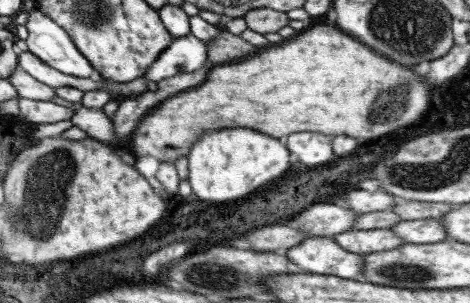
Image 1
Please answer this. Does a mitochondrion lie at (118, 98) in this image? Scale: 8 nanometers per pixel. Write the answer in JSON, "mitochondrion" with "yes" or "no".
{"mitochondrion":"no"}

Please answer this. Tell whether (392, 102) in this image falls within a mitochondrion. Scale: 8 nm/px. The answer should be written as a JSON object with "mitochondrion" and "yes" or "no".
{"mitochondrion":"yes"}

